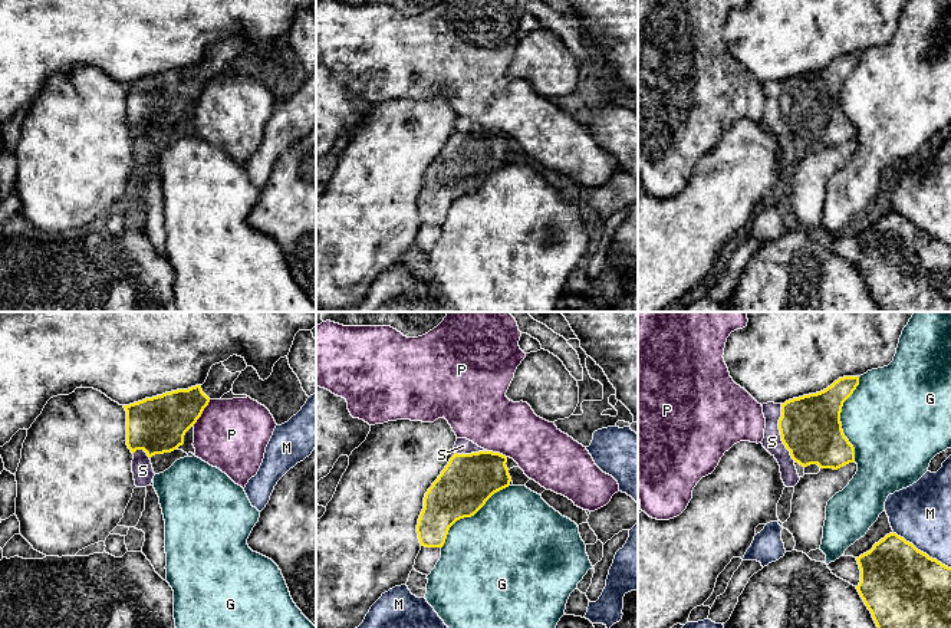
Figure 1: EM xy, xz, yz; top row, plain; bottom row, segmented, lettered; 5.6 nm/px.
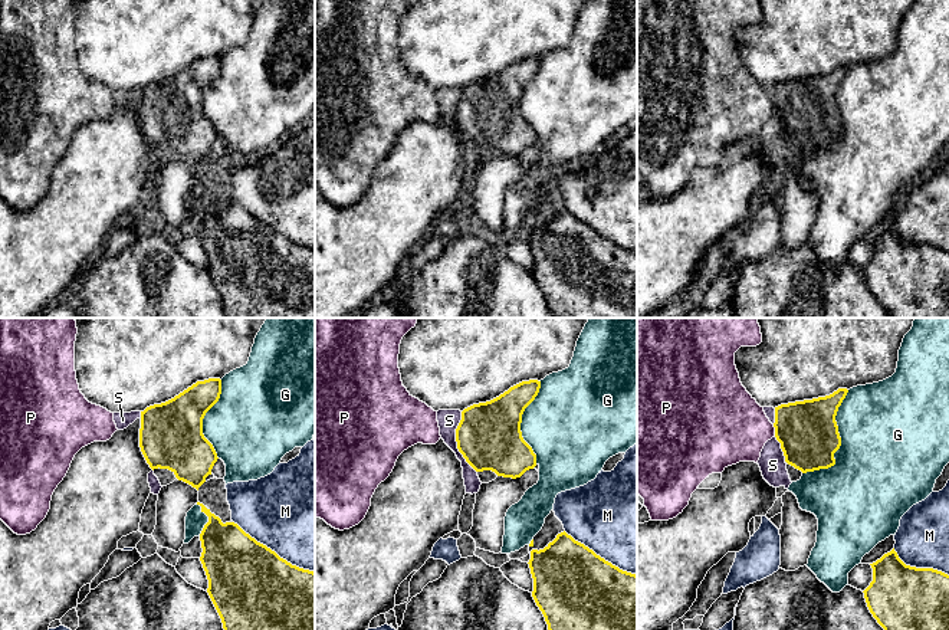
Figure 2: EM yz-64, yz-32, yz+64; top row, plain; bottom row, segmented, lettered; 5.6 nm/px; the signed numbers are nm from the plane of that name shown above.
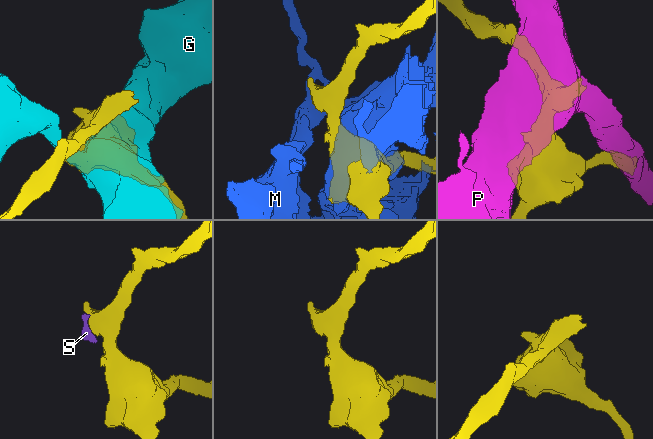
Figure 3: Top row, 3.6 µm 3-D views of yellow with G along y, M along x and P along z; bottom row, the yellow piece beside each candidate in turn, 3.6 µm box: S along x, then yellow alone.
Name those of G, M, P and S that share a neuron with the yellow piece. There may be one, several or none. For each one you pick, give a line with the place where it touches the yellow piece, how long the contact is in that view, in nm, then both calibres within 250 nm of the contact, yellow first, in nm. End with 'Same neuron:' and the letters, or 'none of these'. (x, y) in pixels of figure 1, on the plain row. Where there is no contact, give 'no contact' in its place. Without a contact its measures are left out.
S: meets yellow in yz at (780, 111); contact 340 nm long; 340 nm thick on the yellow side, 110 nm on the other
Same neuron: S

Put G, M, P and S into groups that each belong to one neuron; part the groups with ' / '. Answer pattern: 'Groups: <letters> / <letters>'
Groups: G / M / P / S

